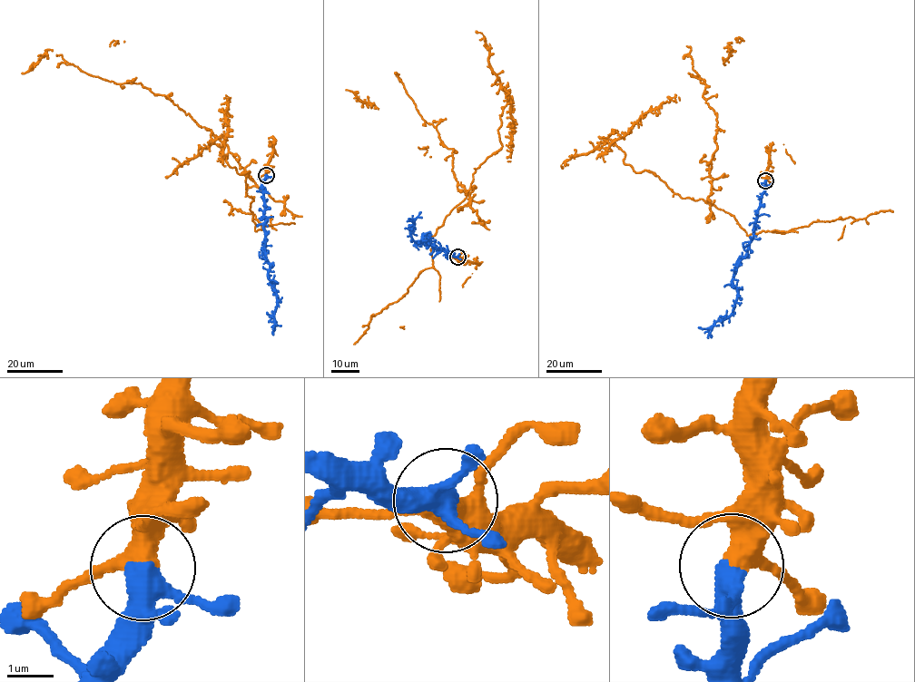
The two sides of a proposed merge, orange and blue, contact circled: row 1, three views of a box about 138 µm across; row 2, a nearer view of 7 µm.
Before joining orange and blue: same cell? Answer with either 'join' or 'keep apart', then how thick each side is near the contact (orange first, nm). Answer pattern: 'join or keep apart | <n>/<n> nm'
join | 320/320 nm

